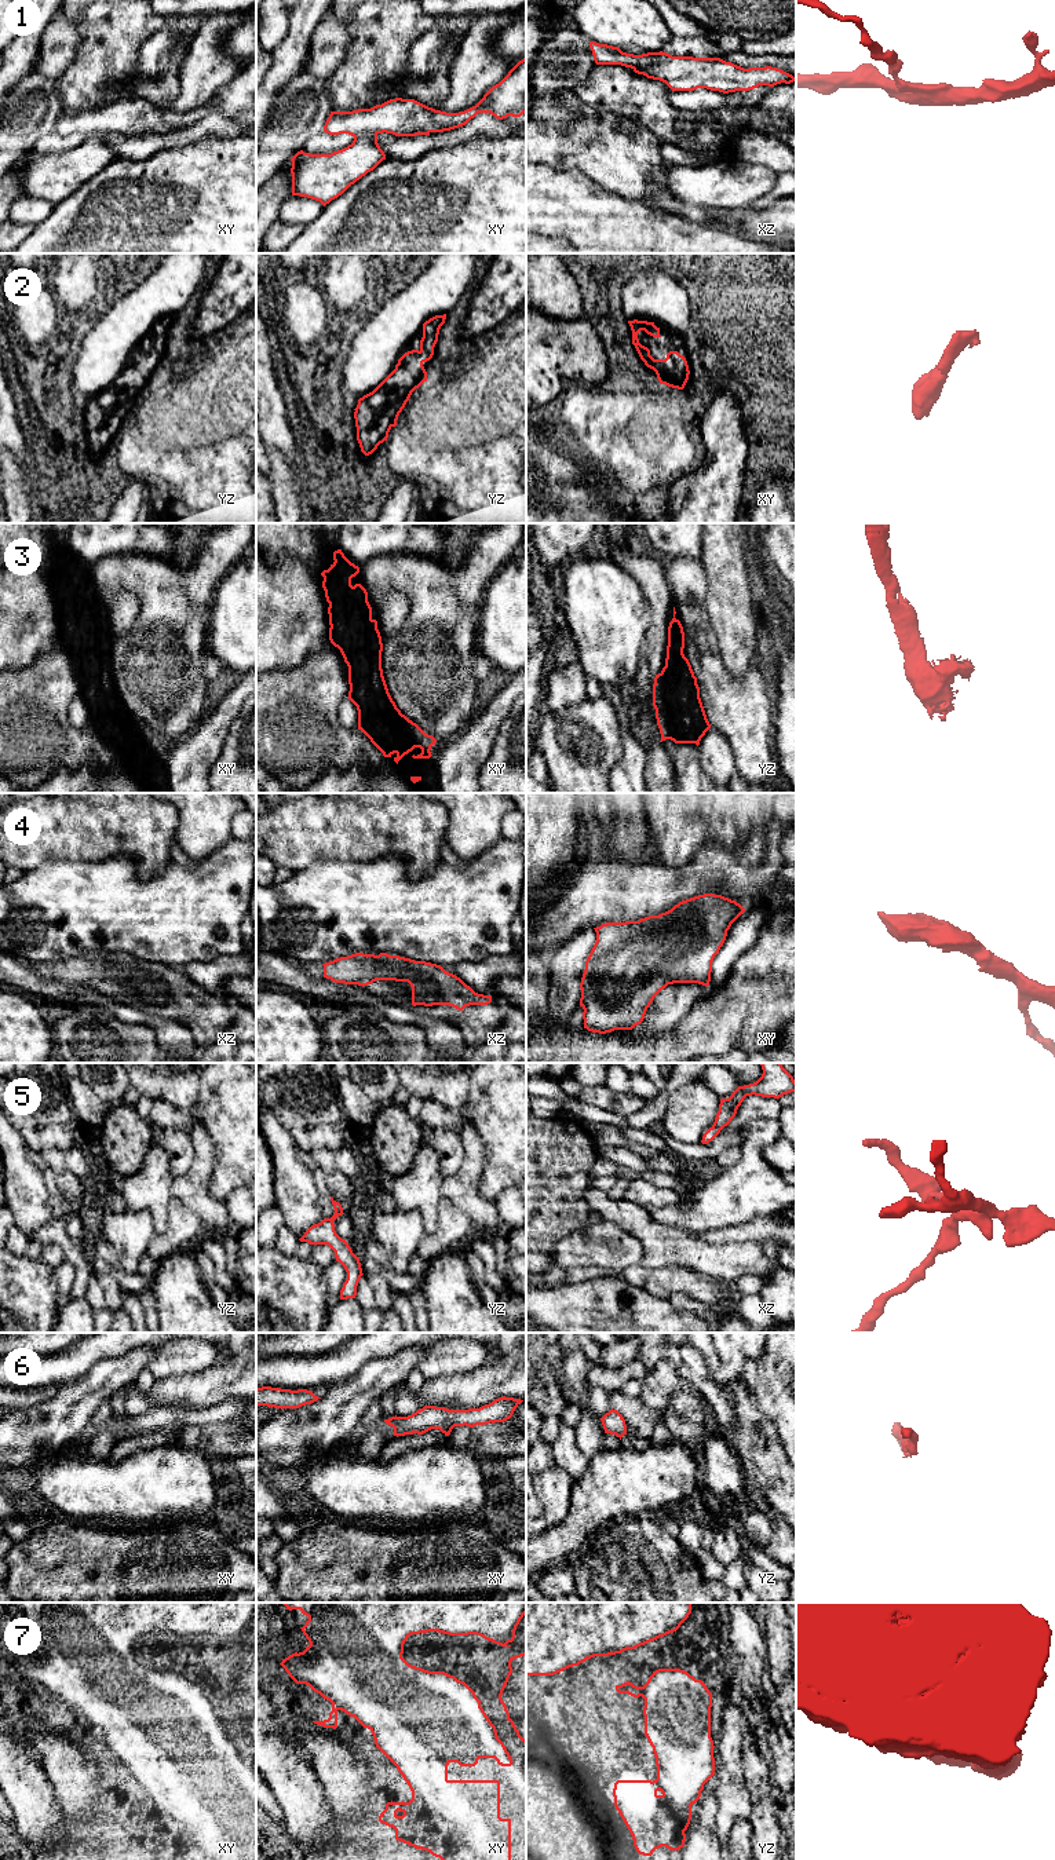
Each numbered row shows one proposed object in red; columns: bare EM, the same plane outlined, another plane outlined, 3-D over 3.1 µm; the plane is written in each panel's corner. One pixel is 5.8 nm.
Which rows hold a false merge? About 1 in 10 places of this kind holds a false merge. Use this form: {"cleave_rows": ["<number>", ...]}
{"cleave_rows": []}

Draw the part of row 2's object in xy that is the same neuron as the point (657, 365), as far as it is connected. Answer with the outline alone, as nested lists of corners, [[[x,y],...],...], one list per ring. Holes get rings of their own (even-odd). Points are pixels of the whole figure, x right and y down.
[[[638,319],[628,321],[628,324],[632,330],[632,344],[645,365],[656,372],[660,384],[683,390],[690,374],[686,358],[678,351],[669,351],[665,359],[654,359],[650,355],[650,350],[639,343],[638,333],[645,330],[653,337],[661,337],[660,328],[657,328],[654,322]]]

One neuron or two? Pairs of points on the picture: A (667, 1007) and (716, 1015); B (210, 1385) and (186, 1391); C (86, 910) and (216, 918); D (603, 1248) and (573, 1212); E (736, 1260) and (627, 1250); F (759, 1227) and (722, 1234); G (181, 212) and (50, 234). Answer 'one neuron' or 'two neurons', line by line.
A: two neurons
B: one neuron
C: one neuron
D: two neurons
E: two neurons
F: one neuron
G: one neuron

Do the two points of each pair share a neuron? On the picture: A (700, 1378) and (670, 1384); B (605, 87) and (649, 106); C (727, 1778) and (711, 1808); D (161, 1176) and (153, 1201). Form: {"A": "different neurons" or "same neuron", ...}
{"A": "different neurons", "B": "same neuron", "C": "different neurons", "D": "same neuron"}

